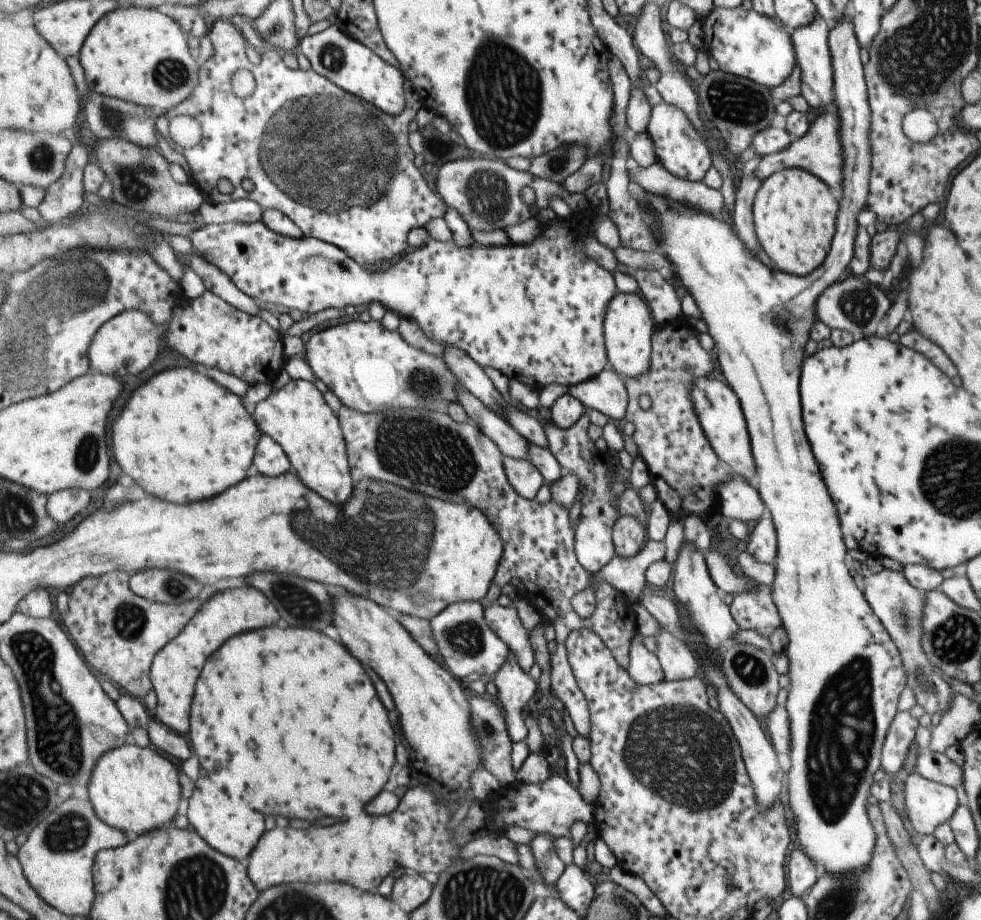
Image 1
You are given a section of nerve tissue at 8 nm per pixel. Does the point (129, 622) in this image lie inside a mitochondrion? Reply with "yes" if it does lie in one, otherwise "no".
yes

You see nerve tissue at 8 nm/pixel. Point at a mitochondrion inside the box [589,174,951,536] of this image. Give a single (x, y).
(859, 306)

